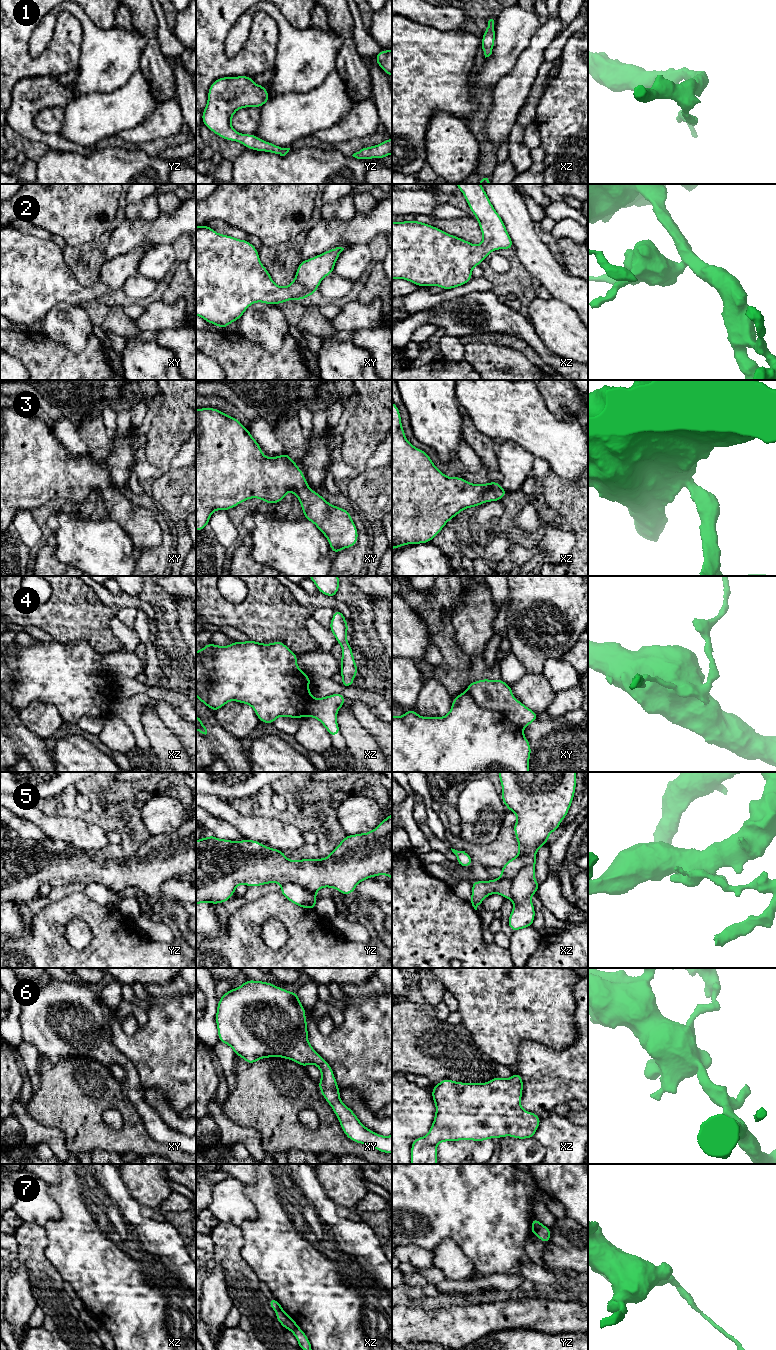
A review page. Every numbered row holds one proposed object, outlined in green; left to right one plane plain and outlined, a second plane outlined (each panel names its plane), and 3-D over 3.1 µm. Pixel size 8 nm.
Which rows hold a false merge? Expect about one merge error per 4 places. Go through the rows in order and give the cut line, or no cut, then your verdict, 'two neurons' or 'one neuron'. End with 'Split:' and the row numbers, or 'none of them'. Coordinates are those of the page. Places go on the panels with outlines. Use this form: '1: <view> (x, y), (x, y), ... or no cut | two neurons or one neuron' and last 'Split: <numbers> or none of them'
1: no cut | one neuron
2: no cut | one neuron
3: no cut | one neuron
4: no cut | one neuron
5: xz (535, 860), (524, 865), (513, 877), (510, 898) | two neurons
6: no cut | one neuron
7: yz (541, 1224), (535, 1234) | two neurons
Split: 5, 7

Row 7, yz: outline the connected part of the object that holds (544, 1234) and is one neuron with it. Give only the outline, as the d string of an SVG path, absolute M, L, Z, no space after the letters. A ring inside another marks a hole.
M541 1225L537 1231L536 1236L545 1244L548 1243L551 1240L550 1228L545 1225Z

